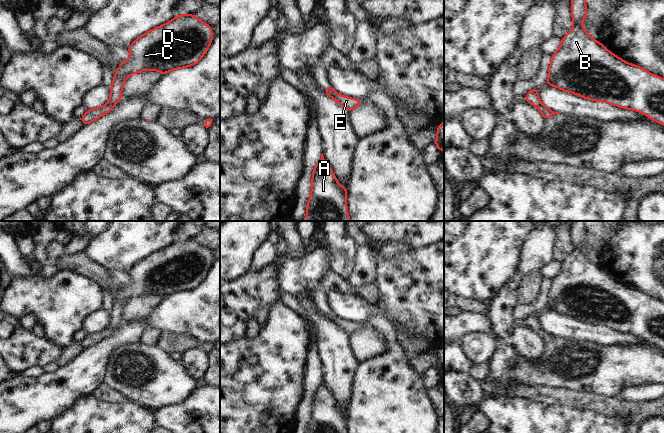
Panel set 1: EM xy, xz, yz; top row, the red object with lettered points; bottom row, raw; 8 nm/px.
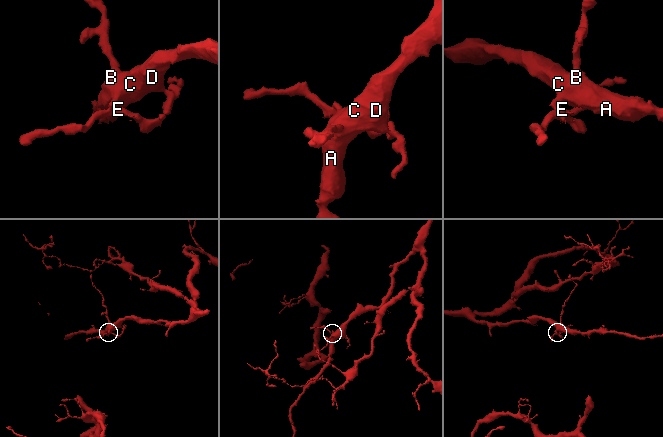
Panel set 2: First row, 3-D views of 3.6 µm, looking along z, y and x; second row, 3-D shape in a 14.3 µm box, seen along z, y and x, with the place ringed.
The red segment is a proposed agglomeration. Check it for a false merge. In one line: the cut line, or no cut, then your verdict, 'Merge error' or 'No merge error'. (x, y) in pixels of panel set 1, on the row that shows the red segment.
Split along xy (106, 104), (113, 106). Merge error.

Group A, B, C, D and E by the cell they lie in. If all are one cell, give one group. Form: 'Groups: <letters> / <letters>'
Groups: A B C D / E.

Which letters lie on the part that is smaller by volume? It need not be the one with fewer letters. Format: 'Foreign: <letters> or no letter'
Foreign: E

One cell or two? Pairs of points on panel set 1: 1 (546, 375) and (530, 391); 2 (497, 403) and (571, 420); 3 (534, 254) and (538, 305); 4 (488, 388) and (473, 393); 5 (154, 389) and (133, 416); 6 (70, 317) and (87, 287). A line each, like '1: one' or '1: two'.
1: two
2: one
3: two
4: two
5: two
6: one

